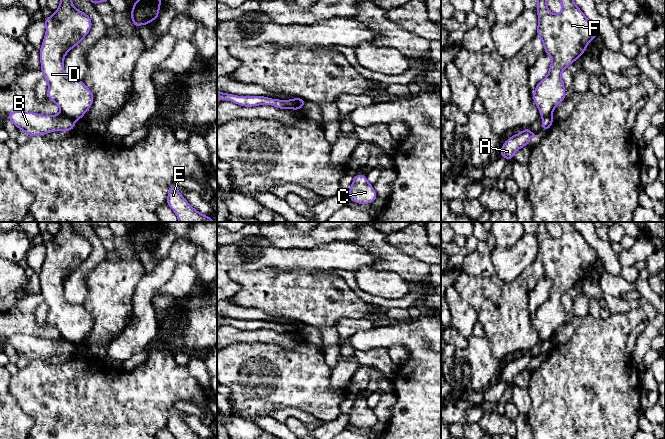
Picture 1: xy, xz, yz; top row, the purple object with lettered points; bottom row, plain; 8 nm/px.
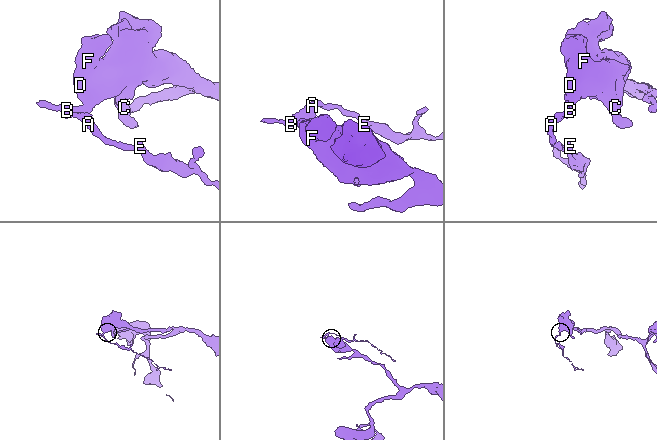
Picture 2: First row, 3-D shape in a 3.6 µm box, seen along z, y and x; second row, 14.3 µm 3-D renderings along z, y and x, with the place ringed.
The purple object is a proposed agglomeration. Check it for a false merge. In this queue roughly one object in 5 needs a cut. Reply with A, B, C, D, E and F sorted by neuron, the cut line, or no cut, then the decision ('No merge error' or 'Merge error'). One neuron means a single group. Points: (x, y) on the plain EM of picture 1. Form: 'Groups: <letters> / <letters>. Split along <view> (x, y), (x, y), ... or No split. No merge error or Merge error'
Groups: A B E / C D F. Split along xy (61, 337), (74, 344). Merge error

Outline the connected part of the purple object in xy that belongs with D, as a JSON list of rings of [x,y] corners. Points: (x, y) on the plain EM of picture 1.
[[[59,222],[60,230],[52,241],[45,242],[46,258],[42,265],[40,277],[41,296],[48,306],[47,322],[55,326],[61,338],[74,344],[82,343],[94,326],[94,319],[83,304],[68,302],[64,296],[64,281],[71,272],[77,271],[92,252],[91,242],[73,230],[72,222]]]

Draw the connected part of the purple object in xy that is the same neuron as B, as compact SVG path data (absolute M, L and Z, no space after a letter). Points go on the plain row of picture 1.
M17 334L7 337L7 343L30 362L54 355L72 355L75 351L75 344L63 338L49 340Z

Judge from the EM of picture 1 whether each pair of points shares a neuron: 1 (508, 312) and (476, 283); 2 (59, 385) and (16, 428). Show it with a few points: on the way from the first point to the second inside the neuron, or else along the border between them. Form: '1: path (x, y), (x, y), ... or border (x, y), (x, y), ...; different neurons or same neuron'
1: path (501, 304), (484, 286); same neuron
2: border (13, 397), (32, 419), (33, 426), (31, 428); different neurons

